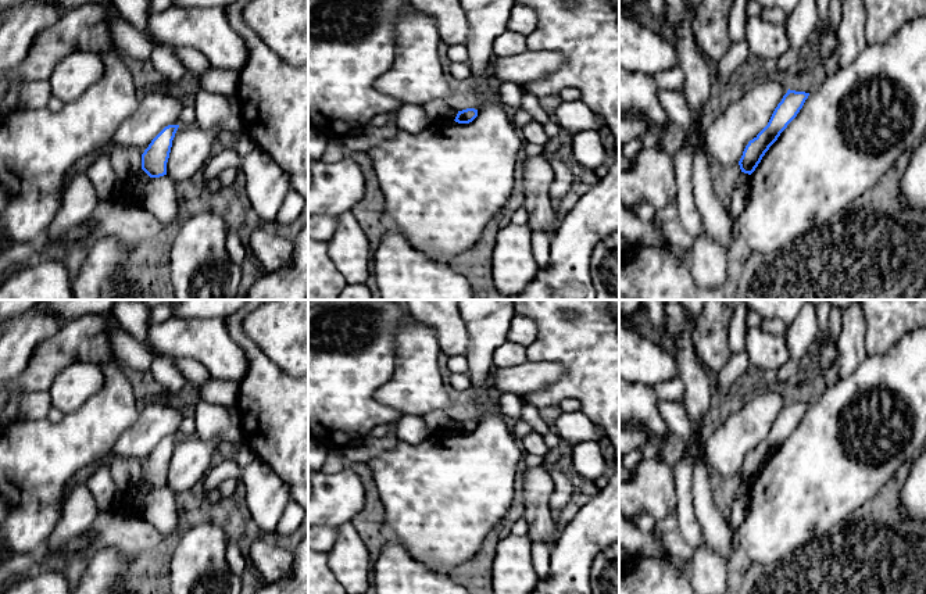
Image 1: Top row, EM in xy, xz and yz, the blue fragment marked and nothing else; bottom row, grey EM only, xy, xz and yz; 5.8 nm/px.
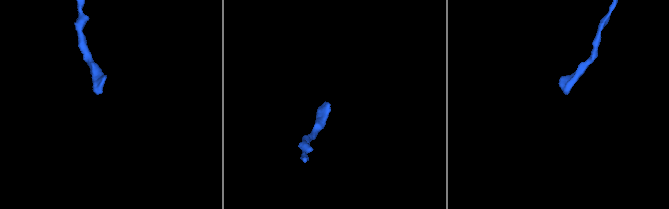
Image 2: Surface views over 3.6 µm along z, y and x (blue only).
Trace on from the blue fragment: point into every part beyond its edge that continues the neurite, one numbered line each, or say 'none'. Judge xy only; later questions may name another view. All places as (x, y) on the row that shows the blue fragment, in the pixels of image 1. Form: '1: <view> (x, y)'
none

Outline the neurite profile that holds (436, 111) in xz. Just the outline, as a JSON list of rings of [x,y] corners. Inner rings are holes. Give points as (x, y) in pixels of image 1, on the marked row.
[[[432,100],[425,105],[426,117],[430,124],[448,122],[447,103],[443,100]]]

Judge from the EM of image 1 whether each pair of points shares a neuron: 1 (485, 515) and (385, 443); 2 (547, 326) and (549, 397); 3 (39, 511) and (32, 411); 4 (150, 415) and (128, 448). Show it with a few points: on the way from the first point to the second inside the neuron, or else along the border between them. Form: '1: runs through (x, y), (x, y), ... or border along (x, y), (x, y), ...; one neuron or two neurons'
1: border along (399, 440), (393, 448), (382, 451), (367, 462); two neurons
2: runs through (565, 344), (569, 349), (569, 378), (567, 380); one neuron
3: border along (18, 417), (45, 419); two neurons
4: runs through (150, 423), (136, 440); one neuron

